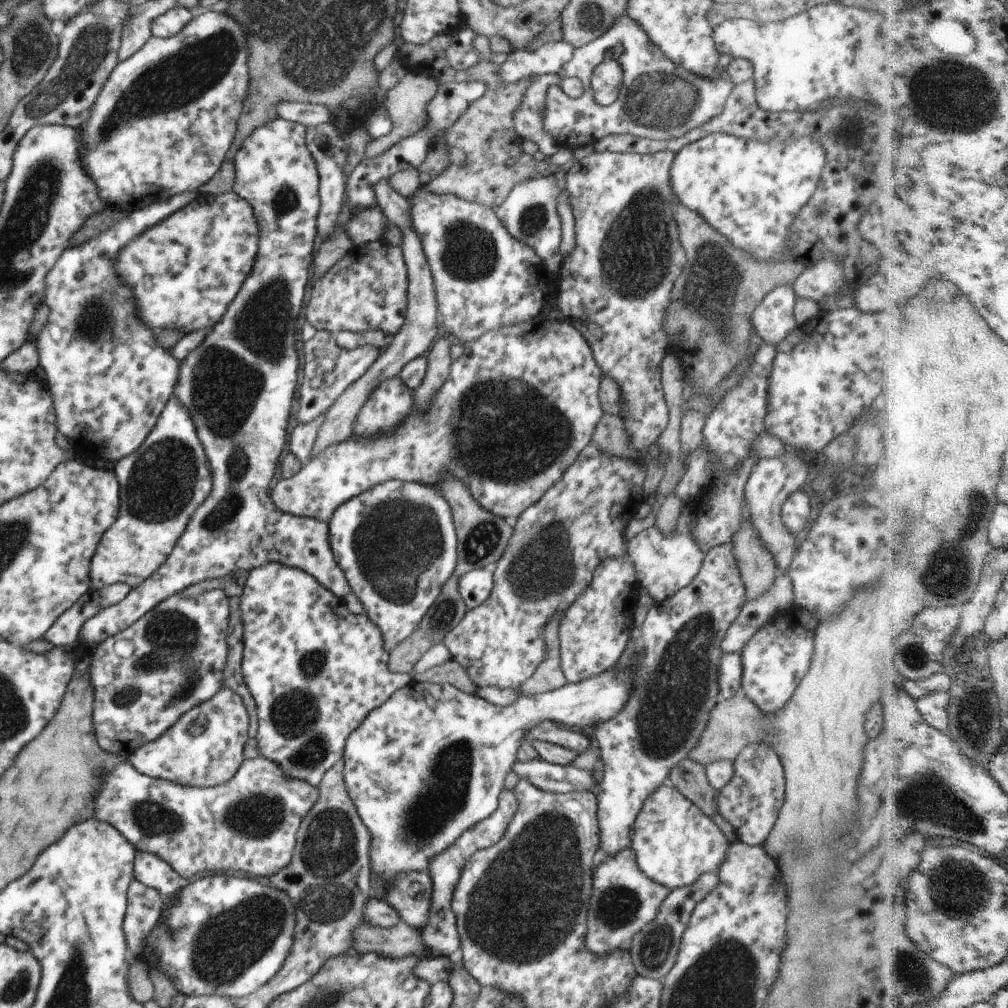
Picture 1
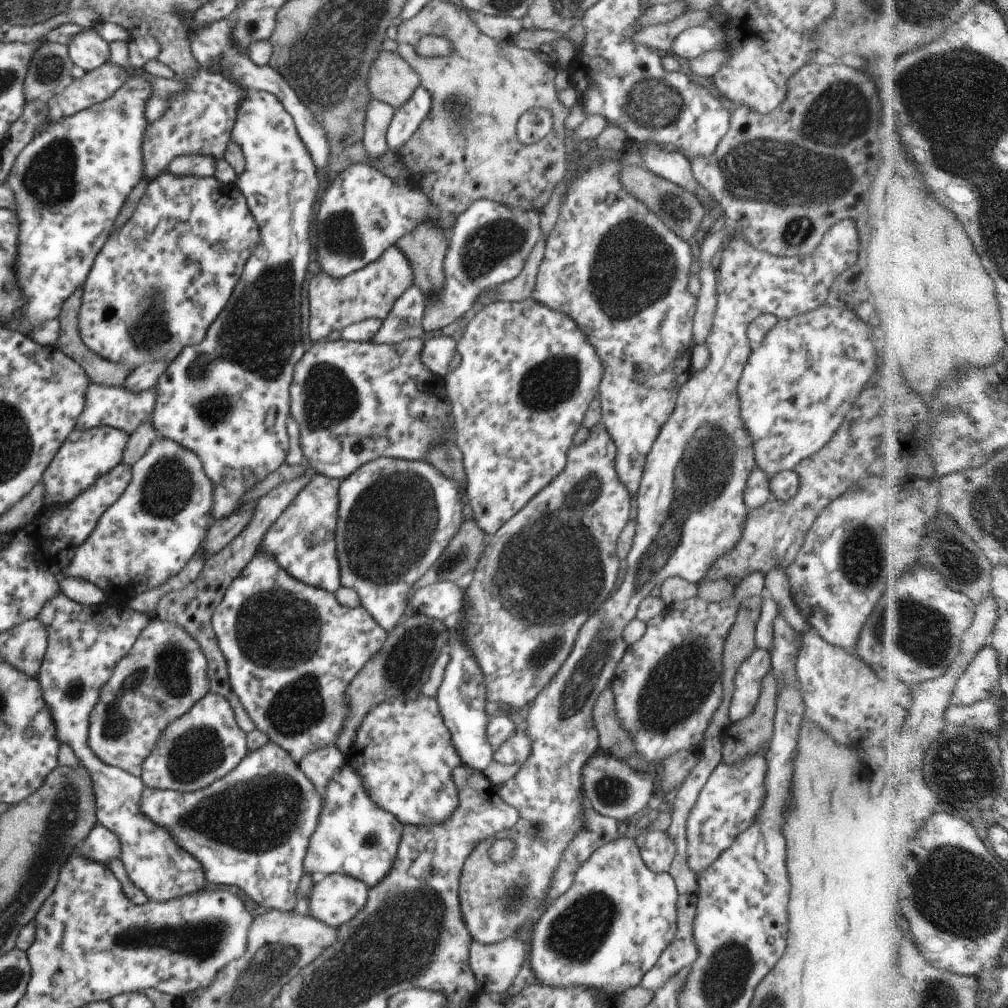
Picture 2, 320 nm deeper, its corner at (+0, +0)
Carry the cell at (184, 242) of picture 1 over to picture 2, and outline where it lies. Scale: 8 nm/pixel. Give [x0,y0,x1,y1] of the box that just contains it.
[77,170,259,366]

